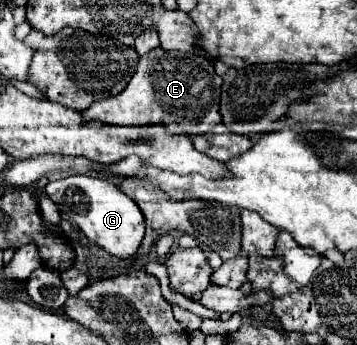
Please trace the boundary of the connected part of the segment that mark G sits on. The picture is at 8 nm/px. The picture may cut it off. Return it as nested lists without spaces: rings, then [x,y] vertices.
[[[71,175],[65,179],[49,181],[45,187],[45,195],[57,205],[61,217],[75,223],[87,235],[87,239],[91,239],[111,255],[125,259],[137,253],[145,235],[143,213],[139,211],[137,203],[107,177]]]

